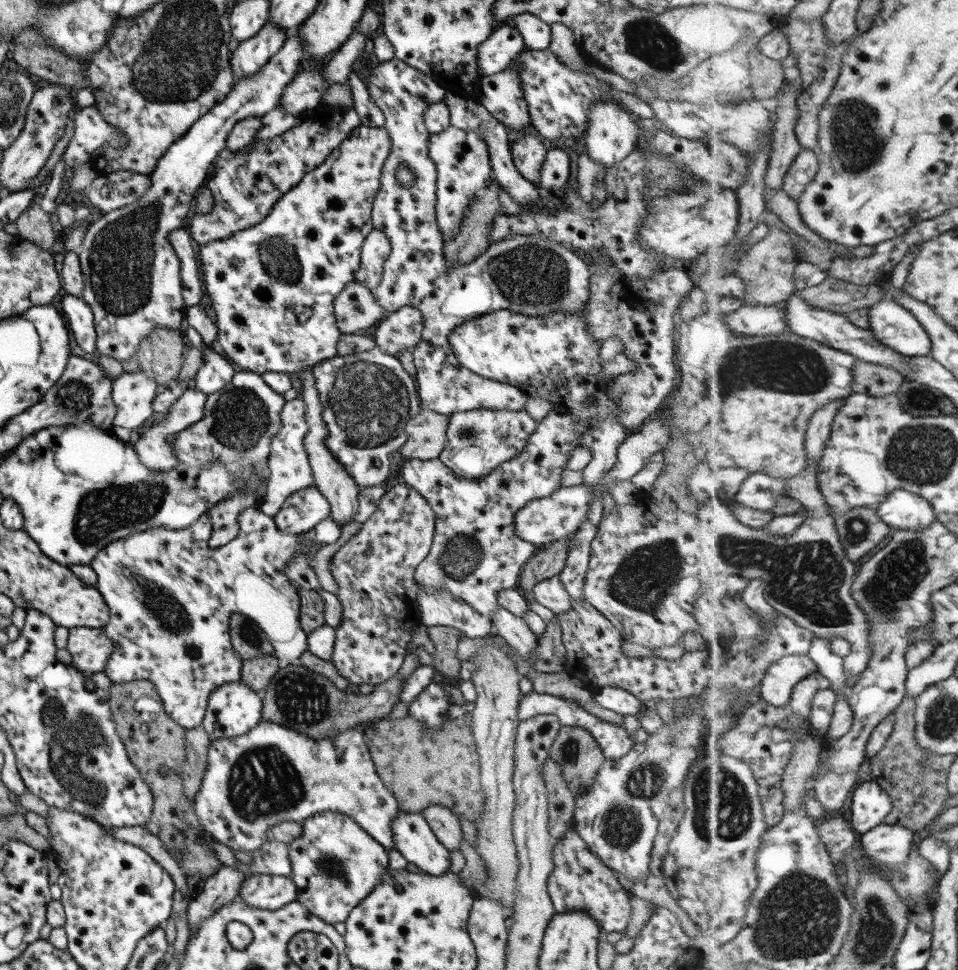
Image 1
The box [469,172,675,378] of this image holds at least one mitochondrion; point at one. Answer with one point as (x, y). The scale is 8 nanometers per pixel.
(531, 275)

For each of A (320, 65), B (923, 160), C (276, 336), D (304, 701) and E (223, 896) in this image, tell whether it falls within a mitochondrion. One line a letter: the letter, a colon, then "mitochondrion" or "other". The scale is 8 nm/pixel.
A: other
B: other
C: other
D: mitochondrion
E: other

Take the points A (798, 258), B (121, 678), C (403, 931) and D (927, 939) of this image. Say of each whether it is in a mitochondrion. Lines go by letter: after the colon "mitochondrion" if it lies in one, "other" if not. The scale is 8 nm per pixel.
A: other
B: other
C: other
D: other

